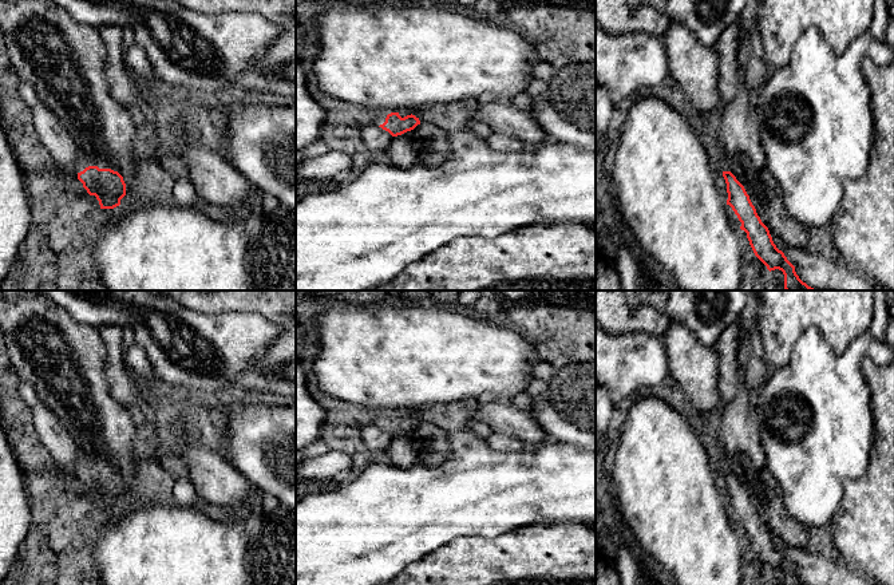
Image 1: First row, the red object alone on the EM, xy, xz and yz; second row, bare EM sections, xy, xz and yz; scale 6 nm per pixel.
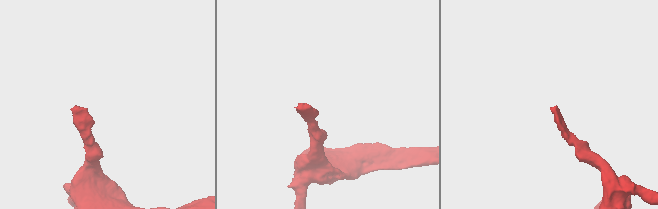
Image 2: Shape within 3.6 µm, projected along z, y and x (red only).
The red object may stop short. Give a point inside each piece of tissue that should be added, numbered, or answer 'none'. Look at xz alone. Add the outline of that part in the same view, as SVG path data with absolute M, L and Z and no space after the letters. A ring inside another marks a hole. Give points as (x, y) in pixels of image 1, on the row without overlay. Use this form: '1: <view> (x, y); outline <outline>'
1: xz (379, 419); outline M381 411L379 415L376 415L373 419L372 419L372 423L376 424L376 426L380 426L385 422L385 418L387 415L391 414L391 412L387 412L387 411Z

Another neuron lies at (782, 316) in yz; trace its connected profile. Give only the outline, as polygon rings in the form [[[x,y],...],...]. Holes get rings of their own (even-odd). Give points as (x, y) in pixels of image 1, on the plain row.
[[[756,290],[756,327],[771,371],[790,361],[800,335],[814,327],[836,353],[869,332],[874,290]]]

